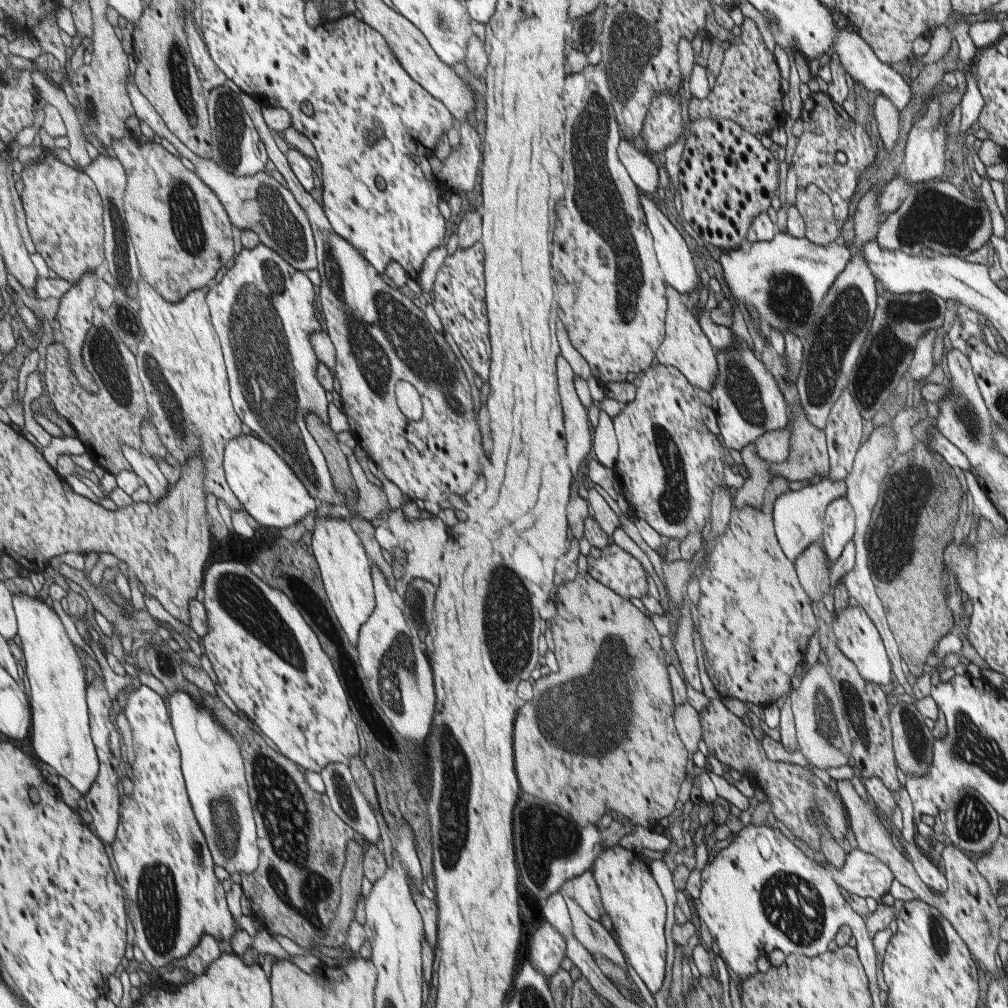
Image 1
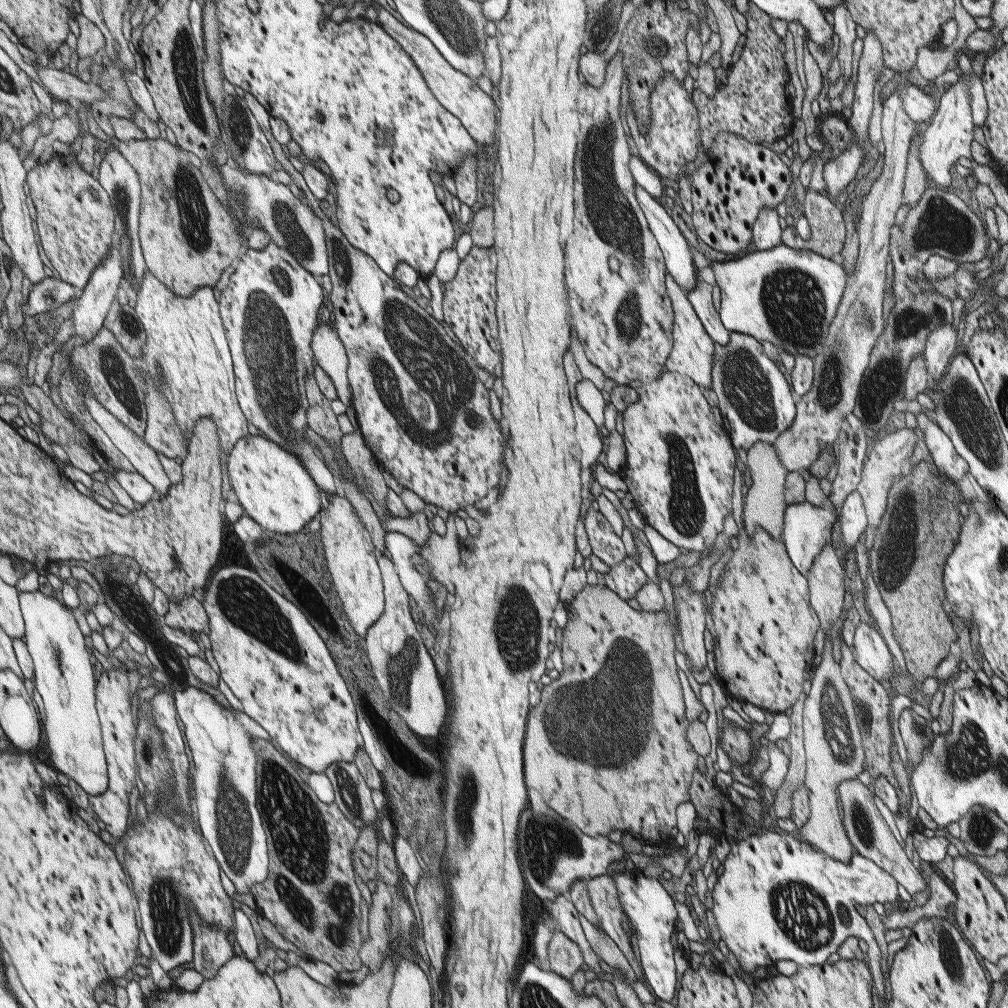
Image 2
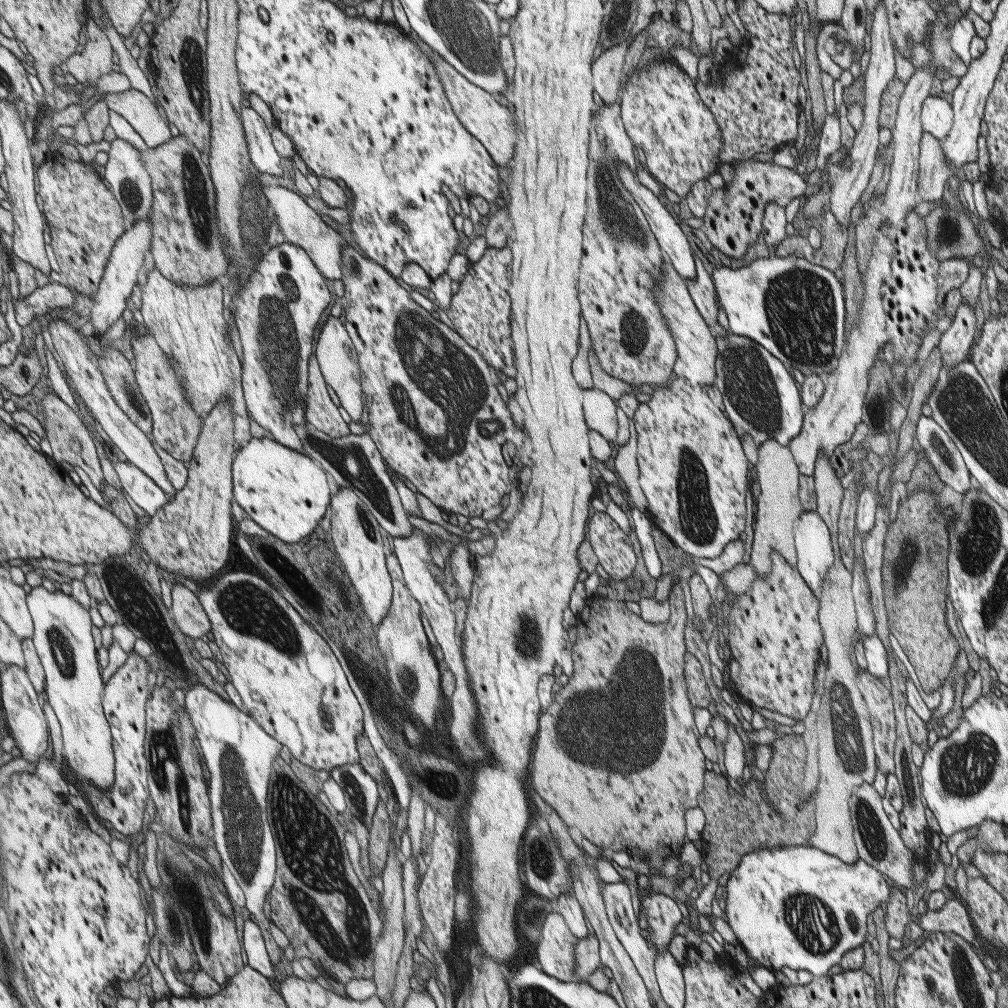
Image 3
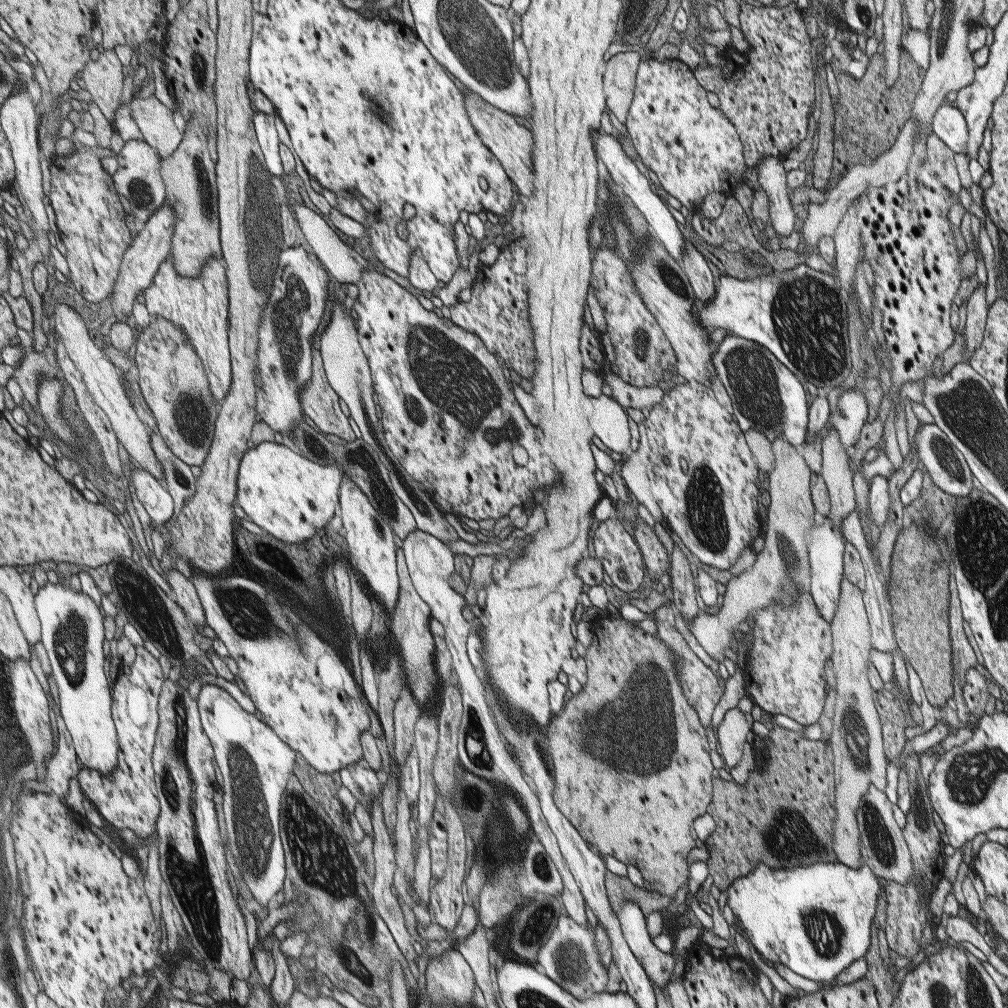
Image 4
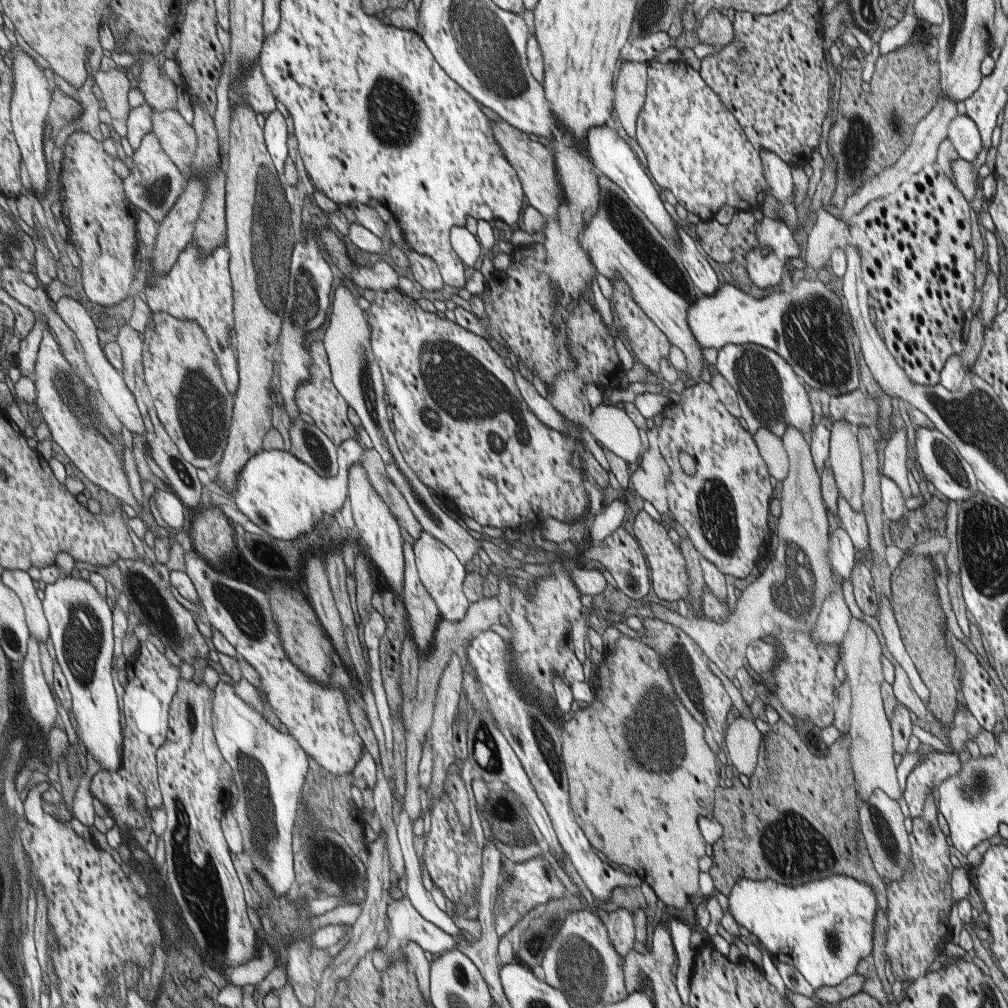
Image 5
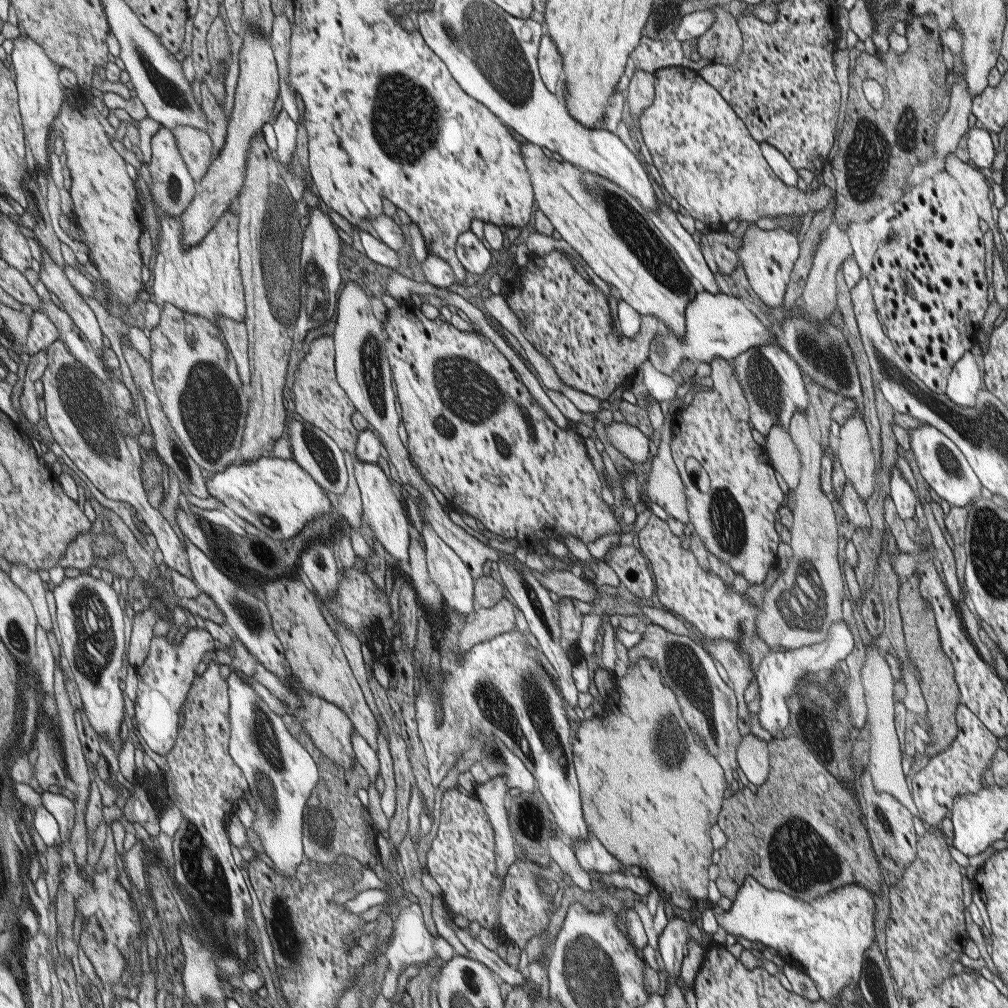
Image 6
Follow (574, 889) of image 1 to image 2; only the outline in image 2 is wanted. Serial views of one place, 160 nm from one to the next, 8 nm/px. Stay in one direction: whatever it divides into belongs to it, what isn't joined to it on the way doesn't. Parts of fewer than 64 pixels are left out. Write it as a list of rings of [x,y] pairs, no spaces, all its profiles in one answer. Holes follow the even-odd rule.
[[[609,874],[595,876],[586,881],[586,887],[591,906],[597,915],[599,929],[603,930],[603,933],[609,936],[609,939],[616,944],[619,951],[625,956],[629,967],[635,973],[636,980],[643,983],[647,991],[652,993],[641,968],[639,968],[639,962],[633,956],[631,946],[629,945],[629,936],[625,934],[626,929],[623,928],[623,925],[628,924],[627,917],[620,905],[613,879]]]

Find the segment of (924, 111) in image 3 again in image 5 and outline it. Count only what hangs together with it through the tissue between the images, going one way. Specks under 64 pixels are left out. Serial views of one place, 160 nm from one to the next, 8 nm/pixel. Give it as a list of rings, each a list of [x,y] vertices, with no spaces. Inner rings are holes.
[[[957,115],[951,120],[947,127],[946,138],[951,141],[959,158],[967,162],[975,160],[982,148],[978,128],[967,115]]]

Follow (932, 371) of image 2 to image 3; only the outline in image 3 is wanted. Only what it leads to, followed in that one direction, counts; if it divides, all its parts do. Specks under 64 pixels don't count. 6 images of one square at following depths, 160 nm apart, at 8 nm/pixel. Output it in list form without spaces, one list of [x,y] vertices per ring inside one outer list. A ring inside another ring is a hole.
[[[961,303],[955,311],[949,327],[939,337],[937,348],[943,367],[952,367],[966,360],[975,332],[975,314],[967,303]]]

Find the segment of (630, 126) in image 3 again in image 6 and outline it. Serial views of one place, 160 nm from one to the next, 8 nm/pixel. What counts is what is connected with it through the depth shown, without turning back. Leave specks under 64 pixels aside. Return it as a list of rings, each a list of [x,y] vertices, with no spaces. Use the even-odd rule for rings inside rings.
[[[674,64],[673,66],[668,66],[667,68],[660,68],[659,70],[651,70],[654,76],[654,97],[651,105],[645,108],[641,115],[637,116],[636,124],[641,133],[643,142],[651,155],[654,167],[657,169],[659,176],[662,180],[664,186],[664,194],[669,196],[669,200],[673,200],[675,205],[682,206],[688,212],[694,220],[699,220],[710,230],[724,230],[725,224],[731,222],[731,220],[738,220],[738,222],[748,222],[749,224],[754,224],[756,220],[759,220],[762,216],[775,217],[780,214],[789,215],[797,214],[802,216],[807,214],[807,212],[816,212],[827,206],[829,199],[834,196],[834,191],[829,189],[825,185],[820,185],[817,192],[801,192],[796,186],[787,186],[783,184],[782,180],[779,180],[778,176],[770,169],[770,166],[766,163],[763,158],[761,151],[761,143],[756,141],[754,137],[750,135],[748,126],[743,124],[741,118],[734,113],[734,110],[730,107],[729,102],[713,87],[713,85],[707,84],[705,80],[698,75],[697,71],[693,71],[687,67],[682,67],[681,65]]]

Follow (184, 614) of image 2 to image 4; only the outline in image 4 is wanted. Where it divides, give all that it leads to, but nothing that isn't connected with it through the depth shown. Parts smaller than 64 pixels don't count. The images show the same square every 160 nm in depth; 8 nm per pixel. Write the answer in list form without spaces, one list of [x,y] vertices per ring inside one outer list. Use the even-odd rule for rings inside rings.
[[[172,568],[167,572],[167,581],[173,592],[175,592],[175,602],[179,603],[180,608],[183,608],[187,613],[191,623],[197,626],[200,631],[208,622],[195,583],[192,579],[183,576],[176,568]]]

